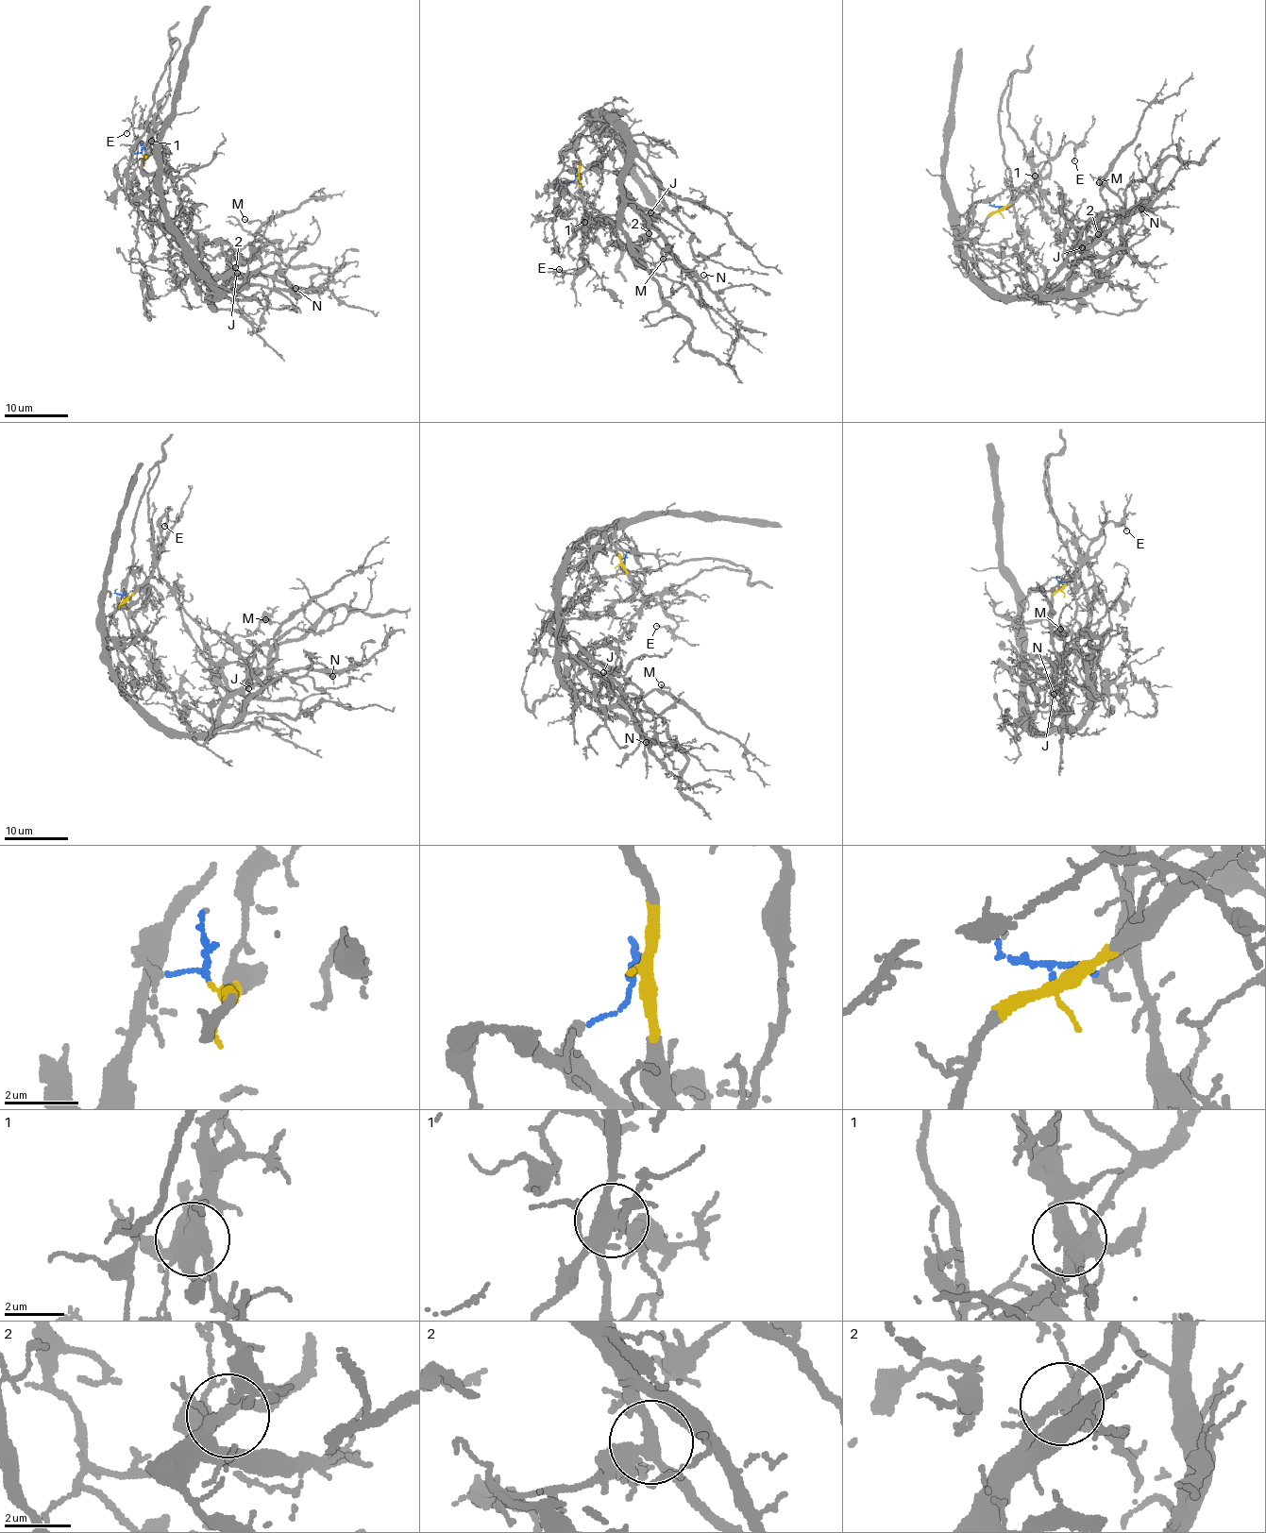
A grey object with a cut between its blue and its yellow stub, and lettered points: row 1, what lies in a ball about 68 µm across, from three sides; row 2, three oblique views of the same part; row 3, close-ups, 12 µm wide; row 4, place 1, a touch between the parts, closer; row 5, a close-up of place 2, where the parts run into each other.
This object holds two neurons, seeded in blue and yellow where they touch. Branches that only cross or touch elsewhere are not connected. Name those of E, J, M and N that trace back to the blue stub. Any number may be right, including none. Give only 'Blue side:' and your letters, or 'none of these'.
Blue side: none of these

